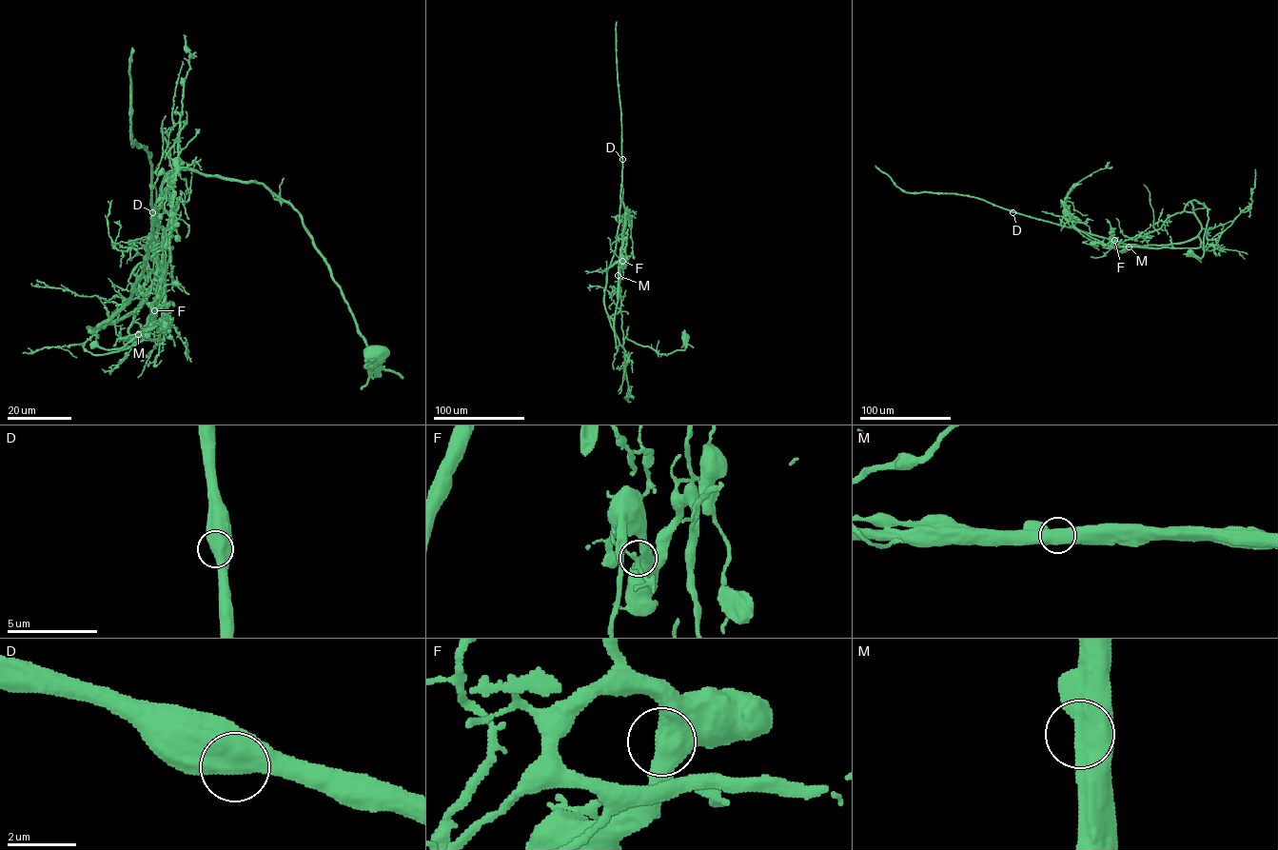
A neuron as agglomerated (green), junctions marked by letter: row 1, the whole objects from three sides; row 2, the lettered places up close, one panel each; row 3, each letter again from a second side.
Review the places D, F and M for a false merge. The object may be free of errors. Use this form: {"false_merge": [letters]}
{"false_merge": ["M"]}

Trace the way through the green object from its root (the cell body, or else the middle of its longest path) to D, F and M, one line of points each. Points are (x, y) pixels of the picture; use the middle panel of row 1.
D: (684, 336), (684, 350), (659, 354), (626, 338), (623, 347), (611, 326), (604, 296), (619, 225), (622, 159)
F: (684, 336), (685, 349), (667, 355), (626, 338), (623, 347), (615, 346), (614, 320), (619, 261), (622, 261)
M: (684, 336), (685, 349), (667, 355), (626, 338), (623, 347), (616, 346), (614, 320), (618, 275)

